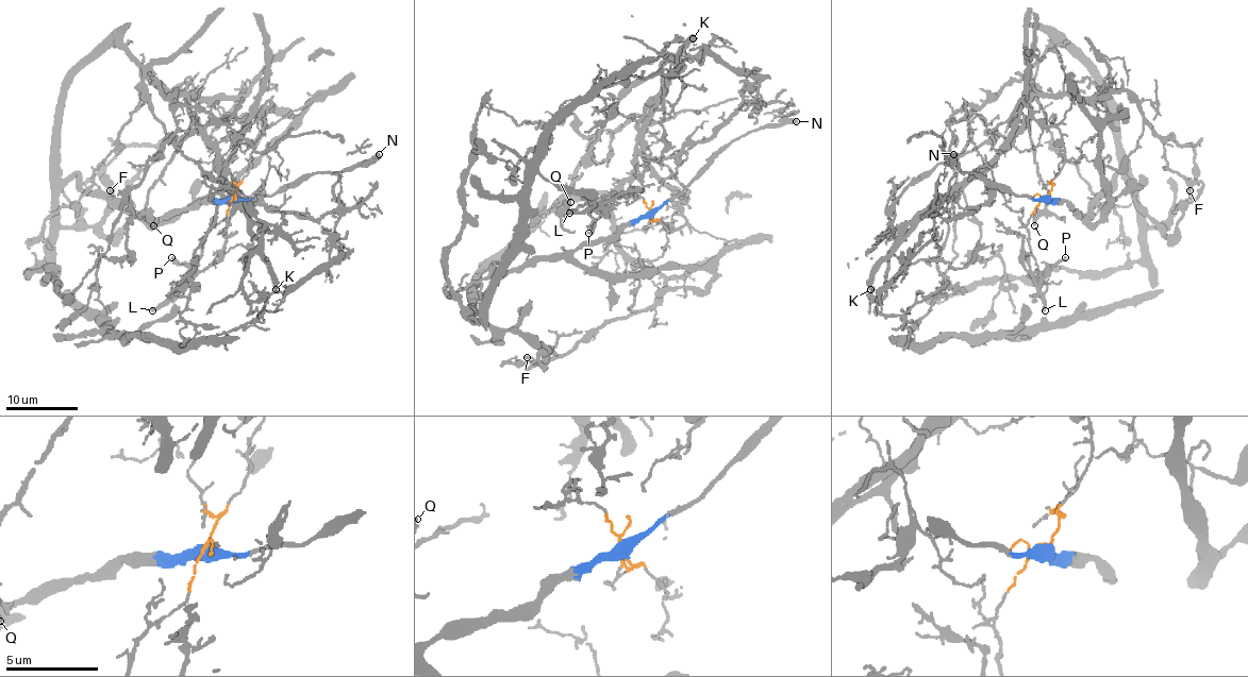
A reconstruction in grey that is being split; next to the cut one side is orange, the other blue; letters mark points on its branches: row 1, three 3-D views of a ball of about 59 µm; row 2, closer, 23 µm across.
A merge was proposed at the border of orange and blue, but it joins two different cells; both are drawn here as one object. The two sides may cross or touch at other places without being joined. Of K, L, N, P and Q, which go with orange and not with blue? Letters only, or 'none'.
K, L, P, Q

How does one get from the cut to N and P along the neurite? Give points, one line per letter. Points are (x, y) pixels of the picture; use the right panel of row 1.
N: (1045, 197), (1016, 197), (1001, 191), (985, 176), (964, 173), (952, 153)
P: (1044, 197), (1027, 220), (1029, 269), (1042, 276), (1049, 266), (1065, 256)

